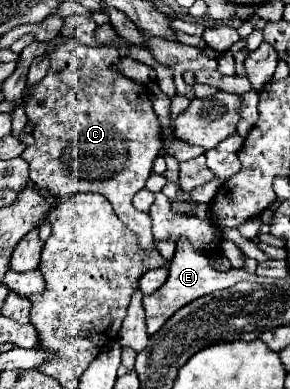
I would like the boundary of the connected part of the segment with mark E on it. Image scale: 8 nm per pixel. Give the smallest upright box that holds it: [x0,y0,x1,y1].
[142,238,266,334]

